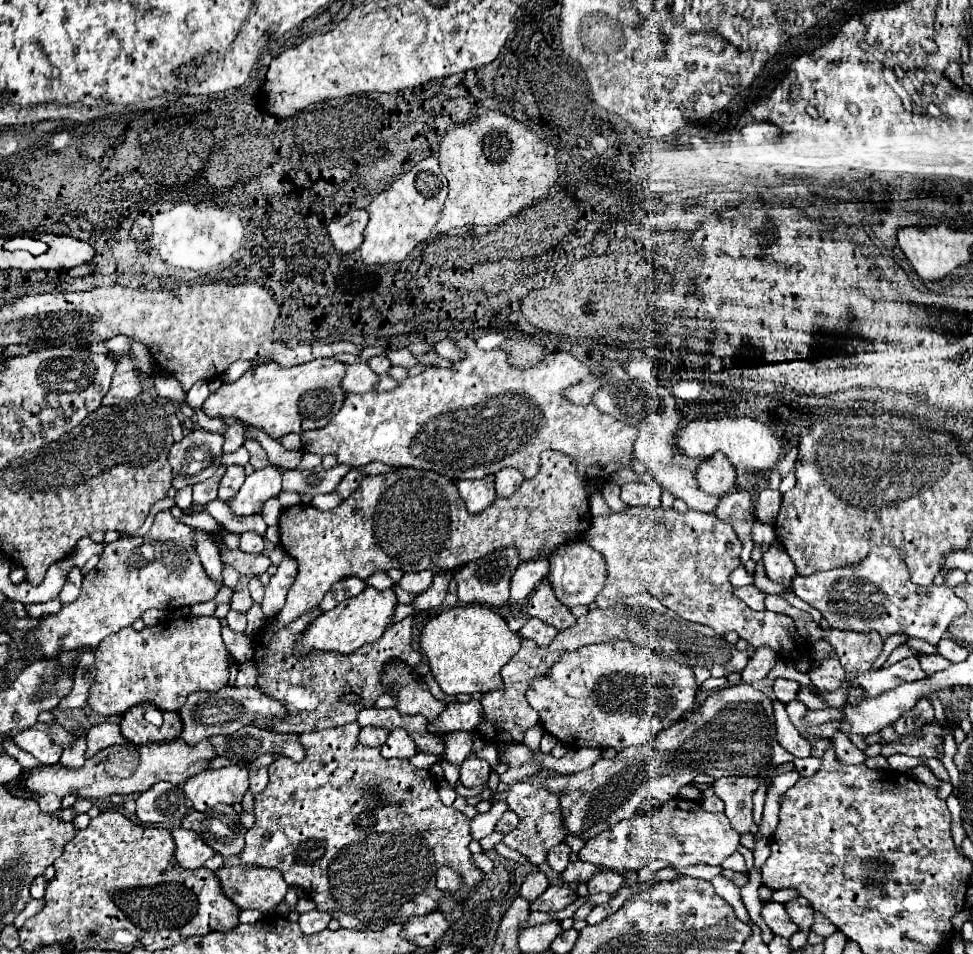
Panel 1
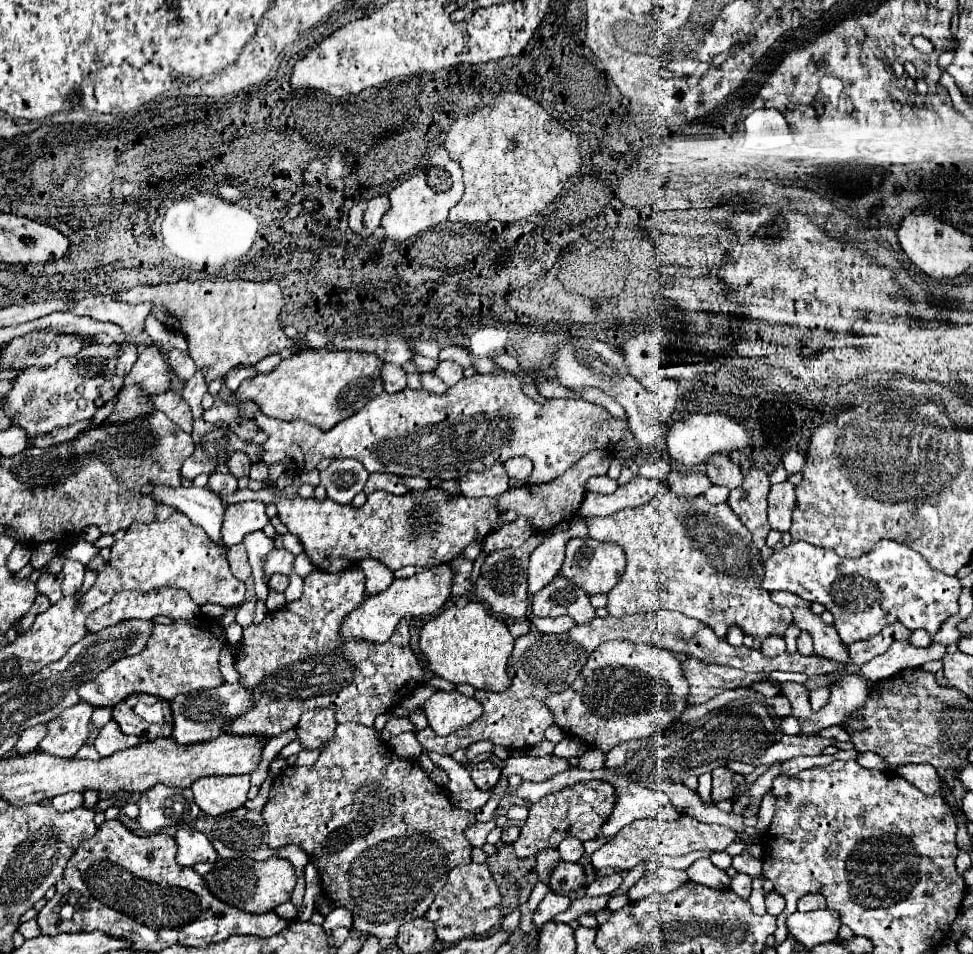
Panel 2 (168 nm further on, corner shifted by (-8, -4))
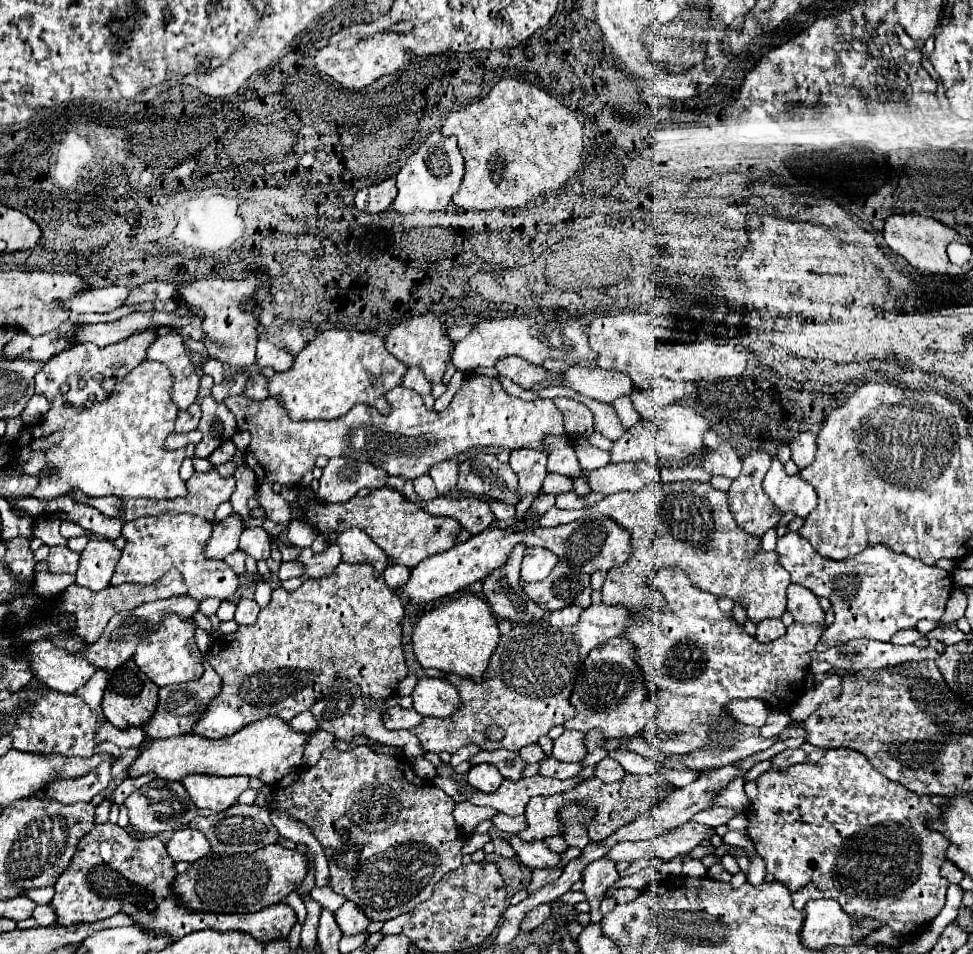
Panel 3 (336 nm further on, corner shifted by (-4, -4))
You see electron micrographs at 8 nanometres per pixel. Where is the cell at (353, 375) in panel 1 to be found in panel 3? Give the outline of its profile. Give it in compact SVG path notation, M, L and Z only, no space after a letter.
M409 368L407 374L403 376L403 384L411 390L417 390L421 396L429 396L431 394L431 382L425 378L421 368Z

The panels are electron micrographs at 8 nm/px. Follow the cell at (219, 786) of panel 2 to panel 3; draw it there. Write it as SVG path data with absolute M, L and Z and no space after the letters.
M189 774L181 780L197 808L209 808L221 812L237 802L247 788L249 778L215 778L207 774Z

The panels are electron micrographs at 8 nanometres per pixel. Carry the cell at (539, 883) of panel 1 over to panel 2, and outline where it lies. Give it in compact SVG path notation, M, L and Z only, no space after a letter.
M545 850L537 856L537 878L539 882L543 884L549 884L549 876L553 872L553 868L559 864L559 856L557 856L557 850Z

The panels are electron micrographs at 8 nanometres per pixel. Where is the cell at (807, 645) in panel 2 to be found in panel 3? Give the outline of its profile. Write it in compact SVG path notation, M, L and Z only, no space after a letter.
M661 568L659 572L649 574L645 582L647 588L663 594L667 606L665 608L629 608L637 622L625 628L623 638L635 646L635 662L643 670L649 684L649 700L653 696L655 716L643 730L645 740L659 750L661 754L687 754L697 748L705 748L713 734L735 732L737 720L725 712L725 706L731 700L763 700L769 708L789 708L795 700L805 692L805 678L809 674L809 654L815 650L817 640L823 634L823 628L813 624L793 622L785 636L761 644L755 636L749 636L743 626L737 624L733 614L721 612L717 606L717 596L701 590L691 582L689 576L681 568Z

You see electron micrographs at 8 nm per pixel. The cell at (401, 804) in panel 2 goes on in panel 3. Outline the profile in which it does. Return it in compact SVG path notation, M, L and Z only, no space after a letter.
M357 746L347 752L329 748L315 766L299 768L279 780L273 792L279 808L303 820L323 844L331 872L329 886L347 900L353 900L371 920L391 920L411 912L411 908L433 894L433 886L447 872L461 866L465 834L453 820L453 798L433 782L421 780L407 760L377 754L369 746Z

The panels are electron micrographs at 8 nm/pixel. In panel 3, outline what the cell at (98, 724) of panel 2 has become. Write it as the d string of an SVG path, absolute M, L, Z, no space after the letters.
M97 670L93 674L93 678L85 686L77 688L77 696L81 696L89 704L89 708L95 710L95 708L101 706L105 684L107 684L107 672L105 670Z

